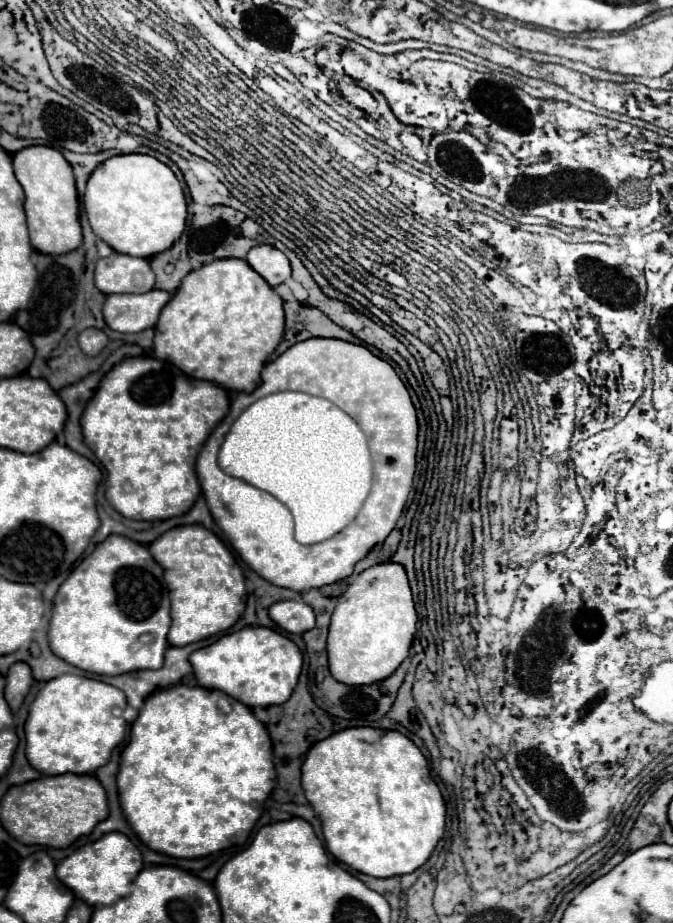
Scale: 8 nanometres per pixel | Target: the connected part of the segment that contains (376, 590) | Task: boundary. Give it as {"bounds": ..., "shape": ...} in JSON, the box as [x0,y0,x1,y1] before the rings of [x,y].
{"bounds":[326,562,417,686],"shape":[[[384,562],[364,570],[340,596],[332,614],[326,646],[330,674],[348,686],[368,686],[386,680],[406,660],[417,622],[404,566]]]}

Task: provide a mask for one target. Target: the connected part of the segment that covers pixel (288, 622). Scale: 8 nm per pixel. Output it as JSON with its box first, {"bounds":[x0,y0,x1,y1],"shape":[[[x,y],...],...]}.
{"bounds":[270,600,316,634],"shape":[[[284,600],[270,606],[270,618],[290,634],[302,634],[316,624],[314,610],[302,600]]]}

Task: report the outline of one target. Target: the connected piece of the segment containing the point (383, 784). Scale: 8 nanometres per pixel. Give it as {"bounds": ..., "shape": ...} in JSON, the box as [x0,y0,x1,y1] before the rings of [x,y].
{"bounds":[302,728,446,878],"shape":[[[346,728],[314,744],[302,766],[302,788],[318,814],[328,852],[352,870],[374,878],[402,876],[418,870],[444,836],[446,806],[430,778],[428,762],[412,740],[394,730]]]}

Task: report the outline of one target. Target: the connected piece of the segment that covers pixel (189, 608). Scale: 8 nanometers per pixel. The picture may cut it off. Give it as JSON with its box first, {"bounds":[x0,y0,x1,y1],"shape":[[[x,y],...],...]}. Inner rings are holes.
{"bounds":[150,526,246,646],"shape":[[[178,526],[164,532],[150,546],[154,560],[164,568],[164,578],[170,586],[172,626],[168,632],[170,646],[186,646],[218,632],[228,630],[246,608],[244,576],[230,552],[202,526]],[[202,554],[218,558],[208,562]]]}

